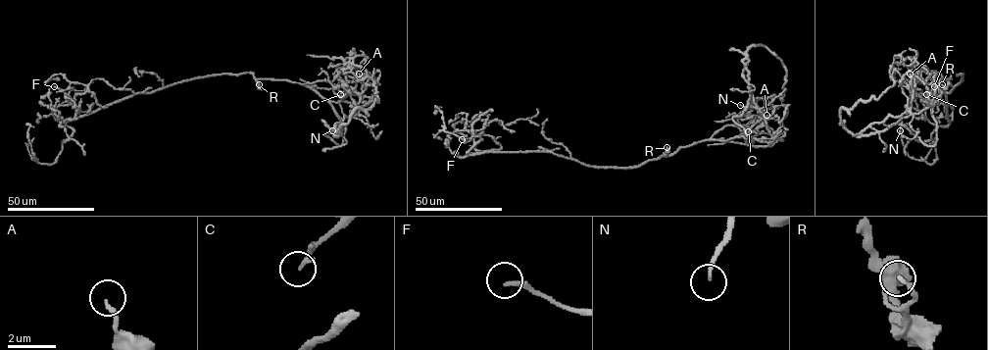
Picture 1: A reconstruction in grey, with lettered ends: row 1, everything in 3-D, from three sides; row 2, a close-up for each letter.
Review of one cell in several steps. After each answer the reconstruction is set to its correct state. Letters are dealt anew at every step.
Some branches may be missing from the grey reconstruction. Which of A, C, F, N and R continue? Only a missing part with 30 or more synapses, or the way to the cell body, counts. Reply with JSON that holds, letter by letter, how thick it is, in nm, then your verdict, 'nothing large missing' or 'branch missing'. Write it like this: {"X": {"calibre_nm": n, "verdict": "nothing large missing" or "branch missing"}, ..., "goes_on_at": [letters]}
{"A": {"calibre_nm": 150, "verdict": "nothing large missing"}, "C": {"calibre_nm": 180, "verdict": "nothing large missing"}, "F": {"calibre_nm": 190, "verdict": "branch missing"}, "N": {"calibre_nm": 180, "verdict": "branch missing"}, "R": {"calibre_nm": 150, "verdict": "nothing large missing"}, "goes_on_at": ["F", "N"]}

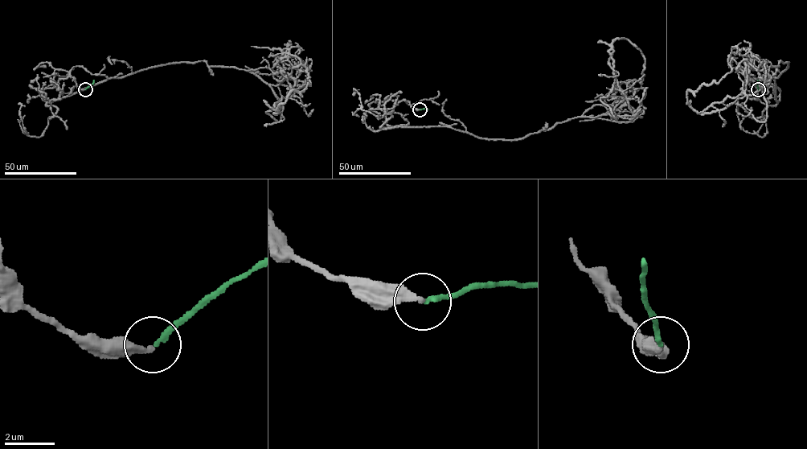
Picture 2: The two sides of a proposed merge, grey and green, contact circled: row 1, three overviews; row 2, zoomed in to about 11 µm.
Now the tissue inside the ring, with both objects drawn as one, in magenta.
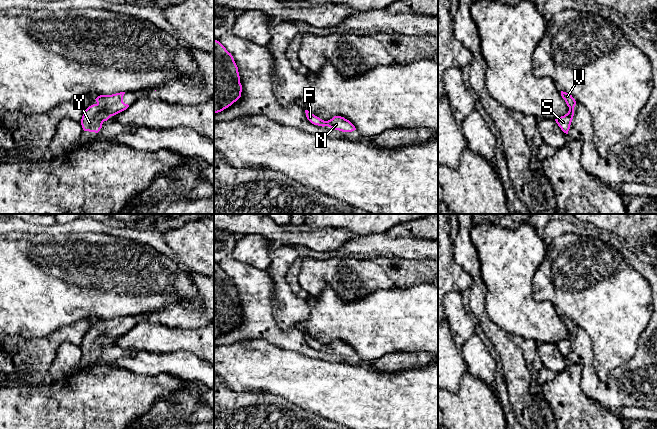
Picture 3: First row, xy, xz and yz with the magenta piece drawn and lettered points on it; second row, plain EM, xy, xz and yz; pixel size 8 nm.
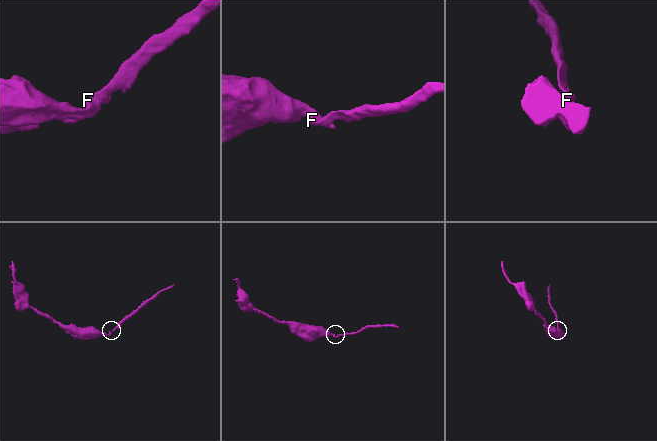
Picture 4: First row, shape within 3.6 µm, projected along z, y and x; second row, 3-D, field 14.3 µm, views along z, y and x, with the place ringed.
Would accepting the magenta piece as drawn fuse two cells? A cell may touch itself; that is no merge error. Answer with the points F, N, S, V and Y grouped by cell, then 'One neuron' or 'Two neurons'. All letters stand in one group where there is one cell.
Groups: F N S V Y. One neuron

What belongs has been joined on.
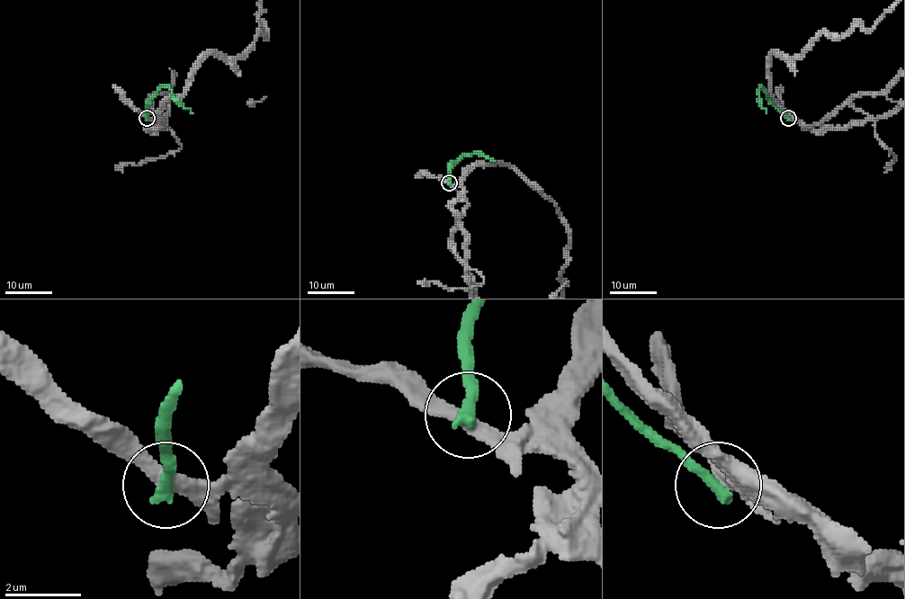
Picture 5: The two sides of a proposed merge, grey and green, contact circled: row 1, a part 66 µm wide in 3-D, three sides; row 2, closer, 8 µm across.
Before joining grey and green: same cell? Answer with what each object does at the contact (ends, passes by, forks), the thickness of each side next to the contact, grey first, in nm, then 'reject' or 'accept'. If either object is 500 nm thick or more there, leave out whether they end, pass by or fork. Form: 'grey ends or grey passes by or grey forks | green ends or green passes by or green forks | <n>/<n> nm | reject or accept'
grey passes by | green ends | 320/360 nm | reject

